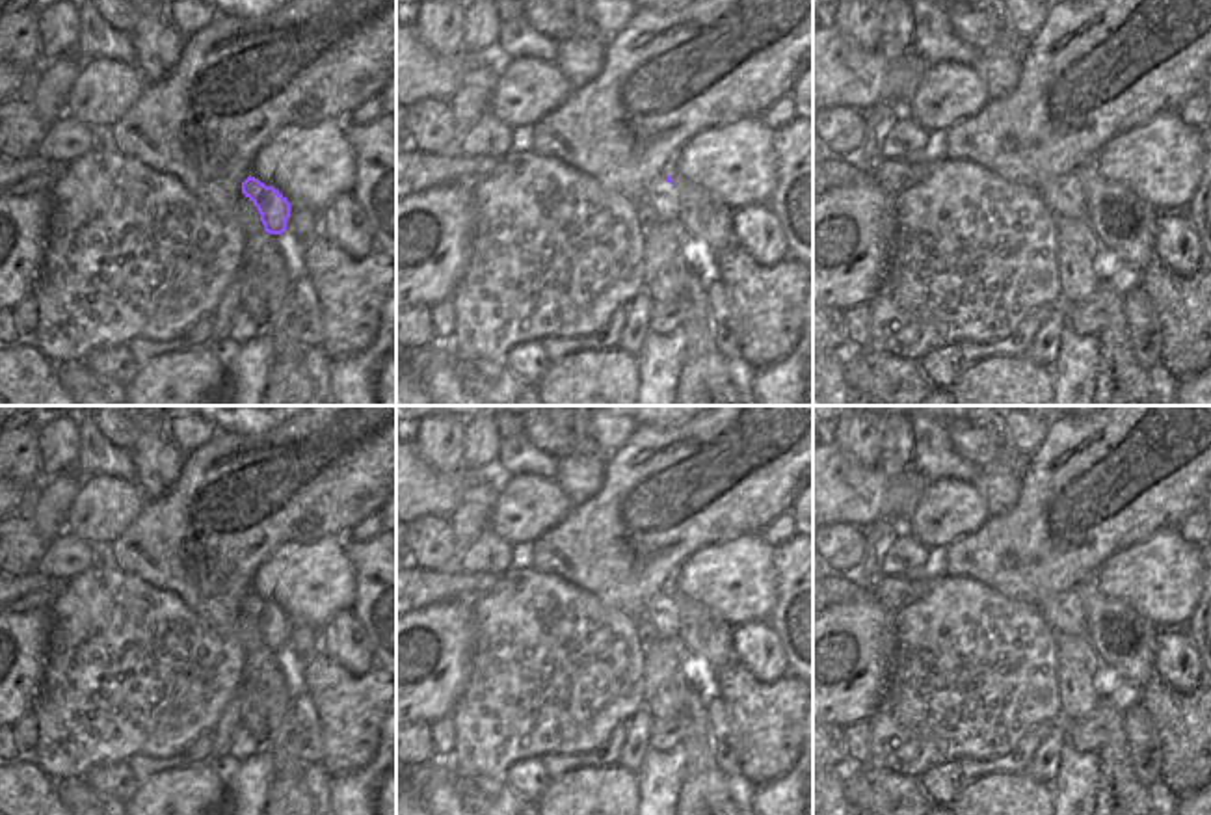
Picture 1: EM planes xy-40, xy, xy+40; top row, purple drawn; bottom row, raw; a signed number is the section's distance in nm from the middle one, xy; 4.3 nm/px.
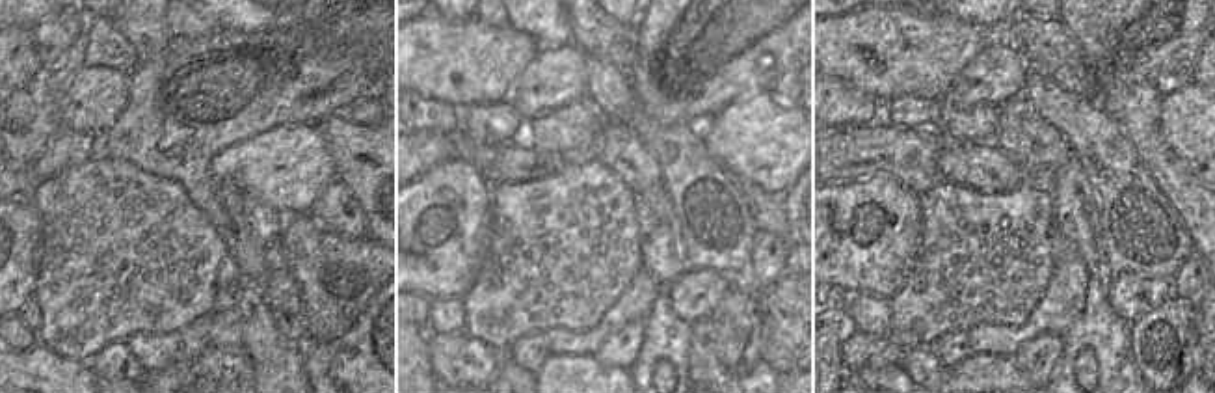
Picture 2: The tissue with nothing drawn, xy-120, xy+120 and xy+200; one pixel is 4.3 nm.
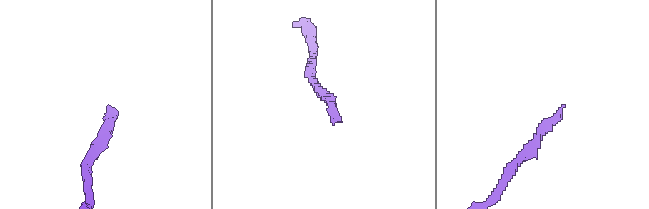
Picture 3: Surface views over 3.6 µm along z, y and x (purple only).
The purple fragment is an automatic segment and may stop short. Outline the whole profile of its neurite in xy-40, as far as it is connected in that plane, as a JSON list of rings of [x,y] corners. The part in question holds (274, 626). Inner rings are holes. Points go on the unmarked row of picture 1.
[[[246,594],[242,610],[238,612],[238,627],[234,636],[246,651],[266,648],[283,651],[290,635],[290,620],[273,603],[266,603],[255,594]]]

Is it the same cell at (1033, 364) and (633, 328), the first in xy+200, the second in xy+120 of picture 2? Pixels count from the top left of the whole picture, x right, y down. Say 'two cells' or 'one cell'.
one cell

